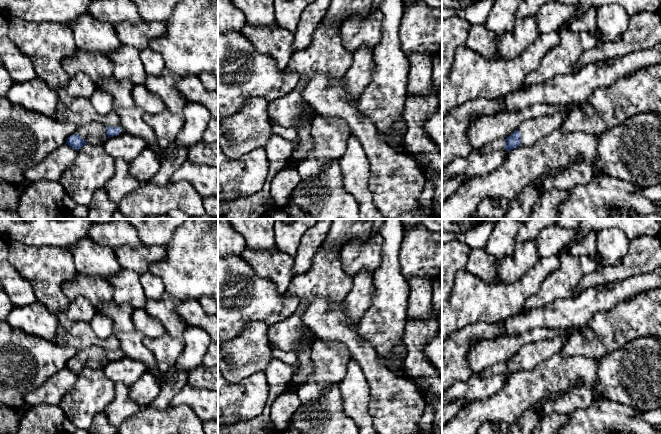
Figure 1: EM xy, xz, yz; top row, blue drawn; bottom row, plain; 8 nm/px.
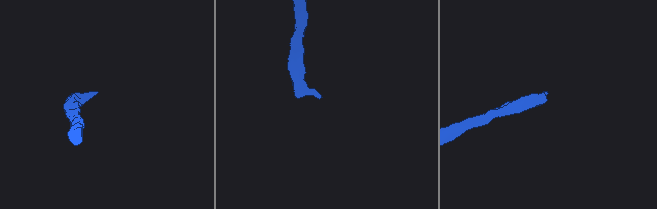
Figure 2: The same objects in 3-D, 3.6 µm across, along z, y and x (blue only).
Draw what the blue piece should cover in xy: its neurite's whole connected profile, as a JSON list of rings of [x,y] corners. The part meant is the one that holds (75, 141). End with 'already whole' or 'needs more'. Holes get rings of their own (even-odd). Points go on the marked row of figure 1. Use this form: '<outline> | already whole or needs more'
[[[89,124],[77,127],[77,129],[68,136],[66,144],[76,151],[79,151],[85,144],[103,145],[110,137],[117,136],[121,131],[121,127]]] | needs more

